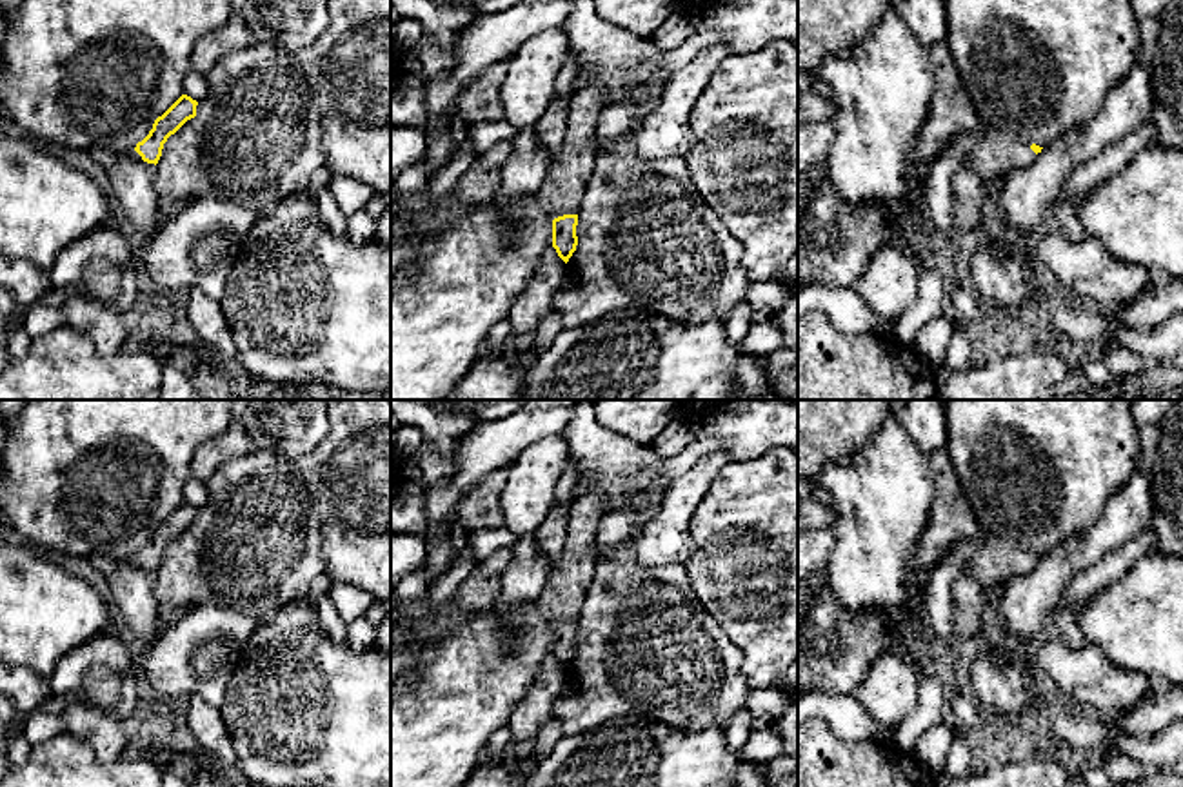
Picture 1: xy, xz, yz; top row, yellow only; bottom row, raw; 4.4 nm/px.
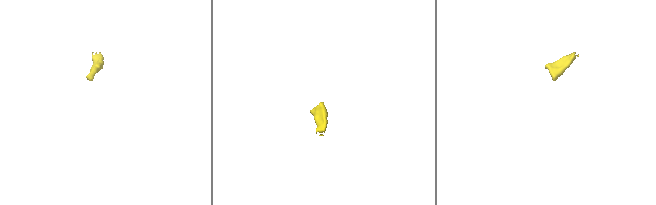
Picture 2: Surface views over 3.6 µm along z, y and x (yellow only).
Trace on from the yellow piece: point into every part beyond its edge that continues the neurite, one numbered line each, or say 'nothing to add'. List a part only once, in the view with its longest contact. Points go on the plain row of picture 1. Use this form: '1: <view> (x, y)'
1: xz (562, 598)

